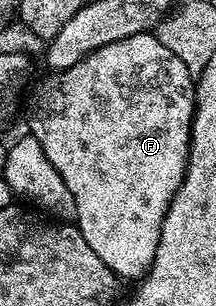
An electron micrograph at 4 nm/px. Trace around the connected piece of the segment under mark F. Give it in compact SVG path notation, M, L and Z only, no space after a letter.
M150 32L127 36L123 40L115 40L98 50L93 50L80 66L69 69L64 78L65 82L59 83L58 86L43 87L30 100L28 133L35 140L39 140L43 152L51 160L51 164L55 164L55 170L59 172L59 176L63 176L67 188L71 188L71 196L77 209L75 225L79 228L83 240L87 240L91 252L95 252L95 256L99 256L99 260L103 260L103 264L107 264L107 268L111 268L118 279L140 279L149 271L149 265L155 260L165 213L179 184L185 178L185 166L189 163L189 135L193 133L193 109L197 106L195 76L189 71L187 64L183 64L183 60L179 60L179 56L175 56L175 52L167 48L167 44L158 40L156 33Z

